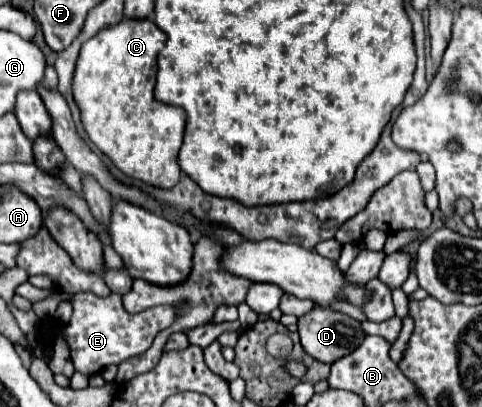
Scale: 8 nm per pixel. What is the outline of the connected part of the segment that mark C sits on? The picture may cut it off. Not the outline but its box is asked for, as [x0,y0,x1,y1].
[73,19,185,189]

